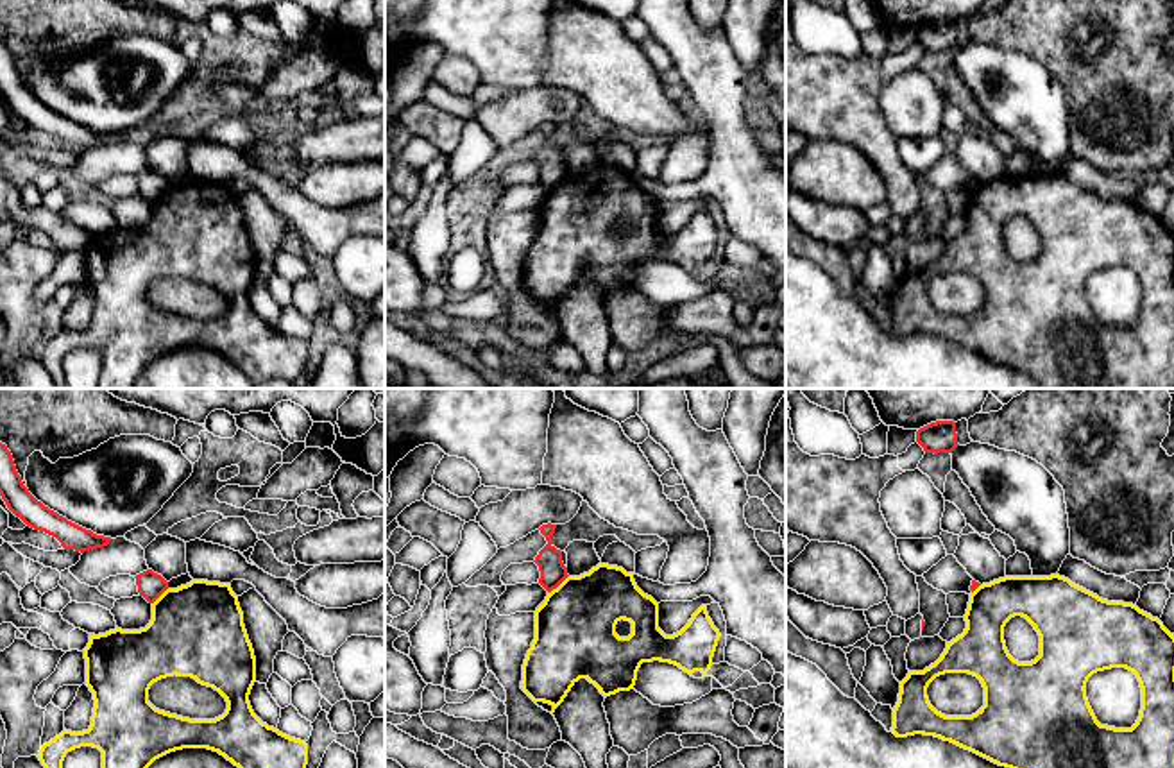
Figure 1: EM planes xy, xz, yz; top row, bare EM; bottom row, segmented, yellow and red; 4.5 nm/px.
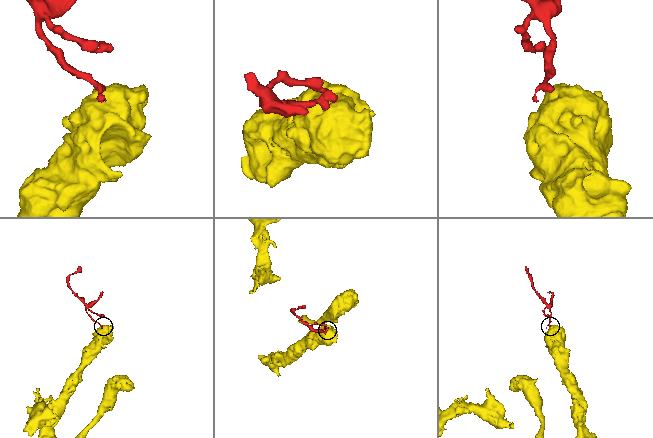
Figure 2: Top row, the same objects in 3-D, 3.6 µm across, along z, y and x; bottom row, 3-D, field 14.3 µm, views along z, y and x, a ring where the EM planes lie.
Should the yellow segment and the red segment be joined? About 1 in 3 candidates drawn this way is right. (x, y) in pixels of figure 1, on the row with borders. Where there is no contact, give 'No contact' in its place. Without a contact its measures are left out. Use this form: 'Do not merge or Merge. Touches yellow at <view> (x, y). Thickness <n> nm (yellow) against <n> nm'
Do not merge. Touches yellow at xz (559, 586). Thickness 360 nm (yellow) against 120 nm

